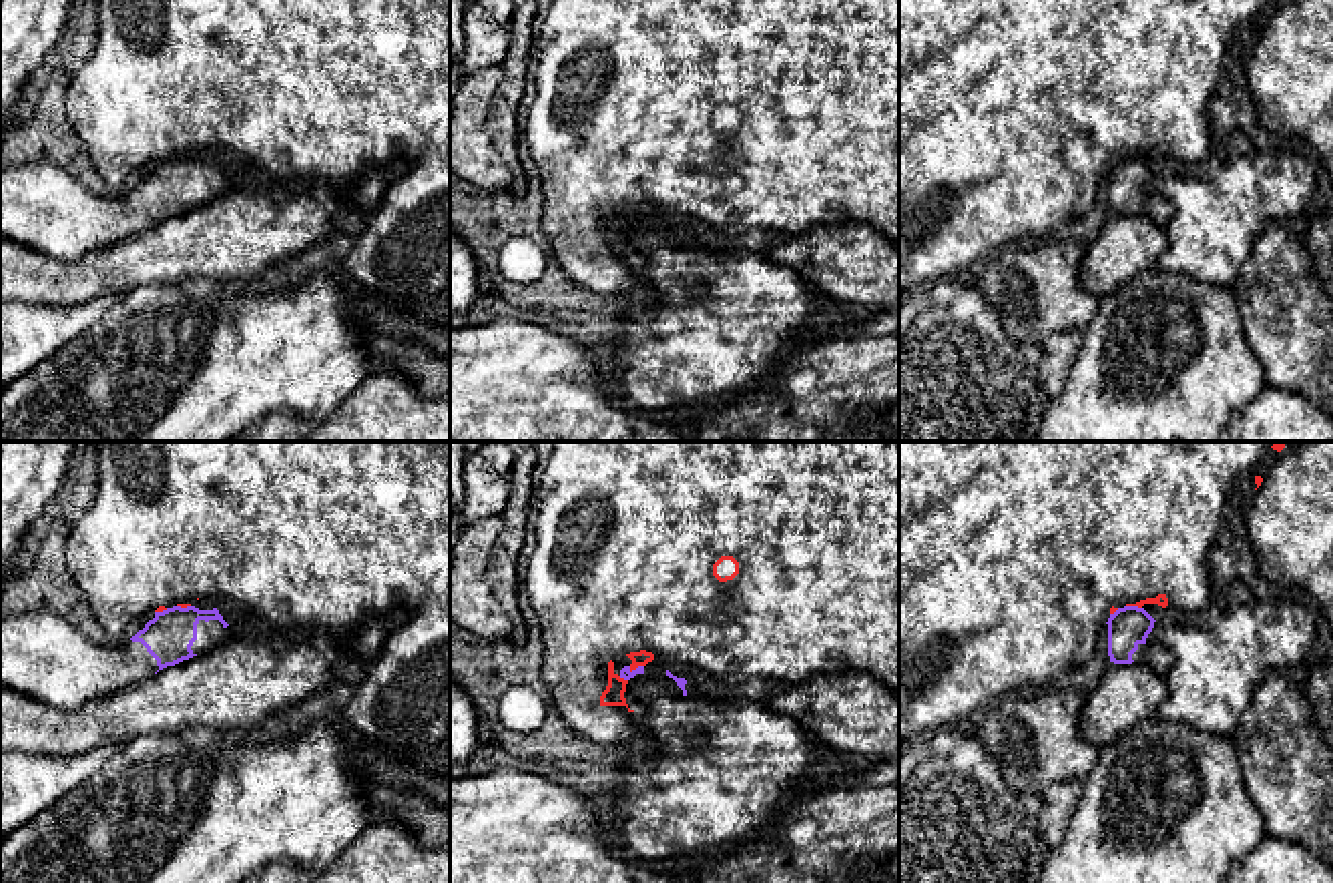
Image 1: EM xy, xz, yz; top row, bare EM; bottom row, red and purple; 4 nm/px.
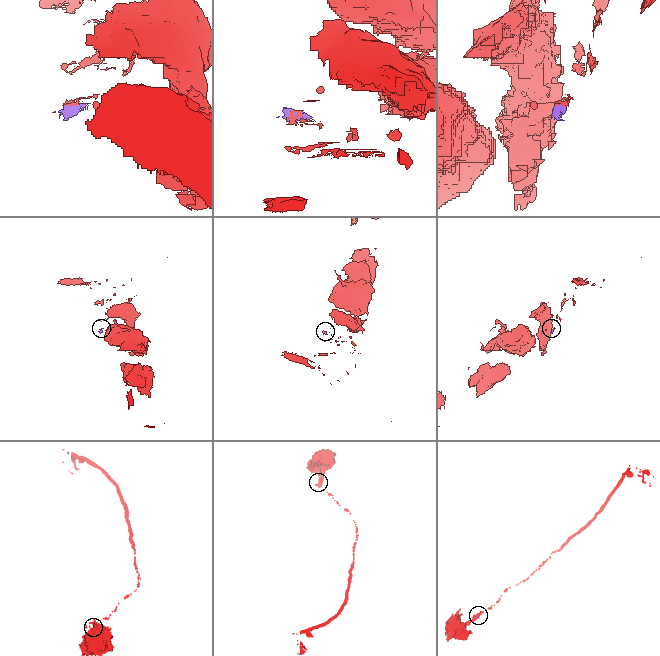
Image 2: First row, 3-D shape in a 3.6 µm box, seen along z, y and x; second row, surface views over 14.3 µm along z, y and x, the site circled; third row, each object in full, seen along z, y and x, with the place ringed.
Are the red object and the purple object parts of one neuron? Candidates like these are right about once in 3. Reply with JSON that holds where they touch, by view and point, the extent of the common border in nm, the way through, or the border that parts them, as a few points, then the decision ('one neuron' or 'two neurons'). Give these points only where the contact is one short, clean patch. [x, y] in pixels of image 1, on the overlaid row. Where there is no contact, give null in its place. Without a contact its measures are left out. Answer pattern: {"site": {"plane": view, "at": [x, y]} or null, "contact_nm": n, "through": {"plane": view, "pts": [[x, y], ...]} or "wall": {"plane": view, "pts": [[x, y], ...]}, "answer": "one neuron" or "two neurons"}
{"site": {"plane": "yz", "at": [1135, 605]}, "contact_nm": 70, "wall": {"plane": "yz", "pts": [[1127, 605], [1141, 609]]}, "answer": "two neurons"}

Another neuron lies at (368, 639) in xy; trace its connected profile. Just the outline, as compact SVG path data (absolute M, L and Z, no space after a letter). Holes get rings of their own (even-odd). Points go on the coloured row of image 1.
M371 618L363 626L359 626L353 632L351 648L345 650L341 646L335 646L335 658L349 658L353 662L365 664L373 658L377 658L385 634L389 632L391 624L383 618Z

